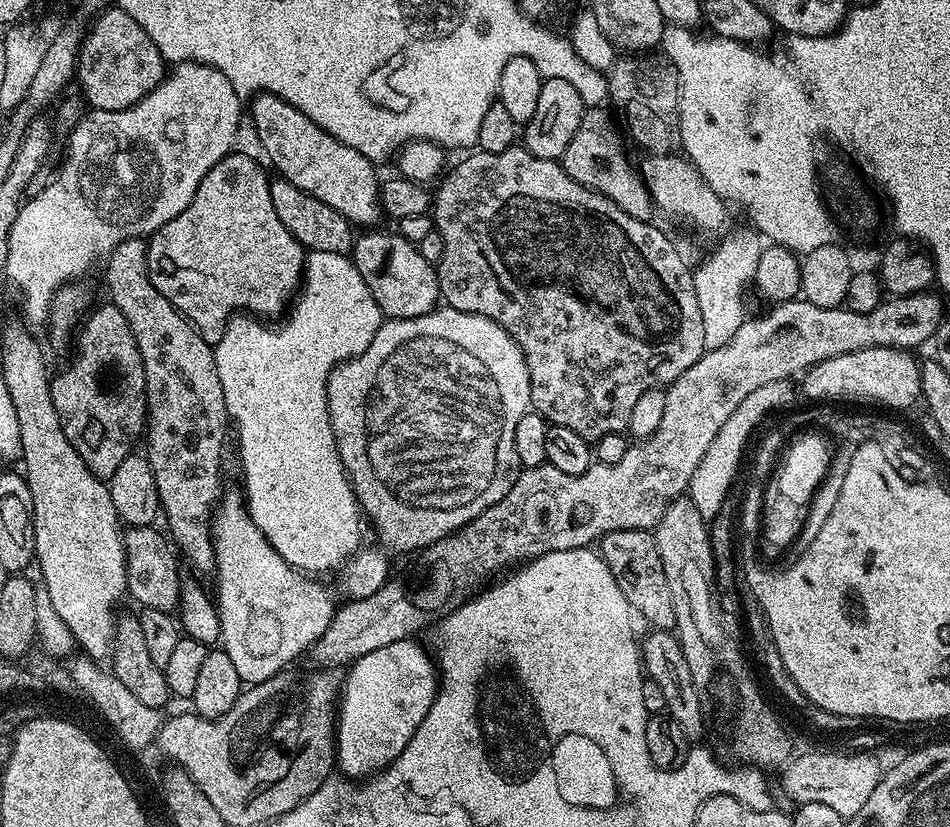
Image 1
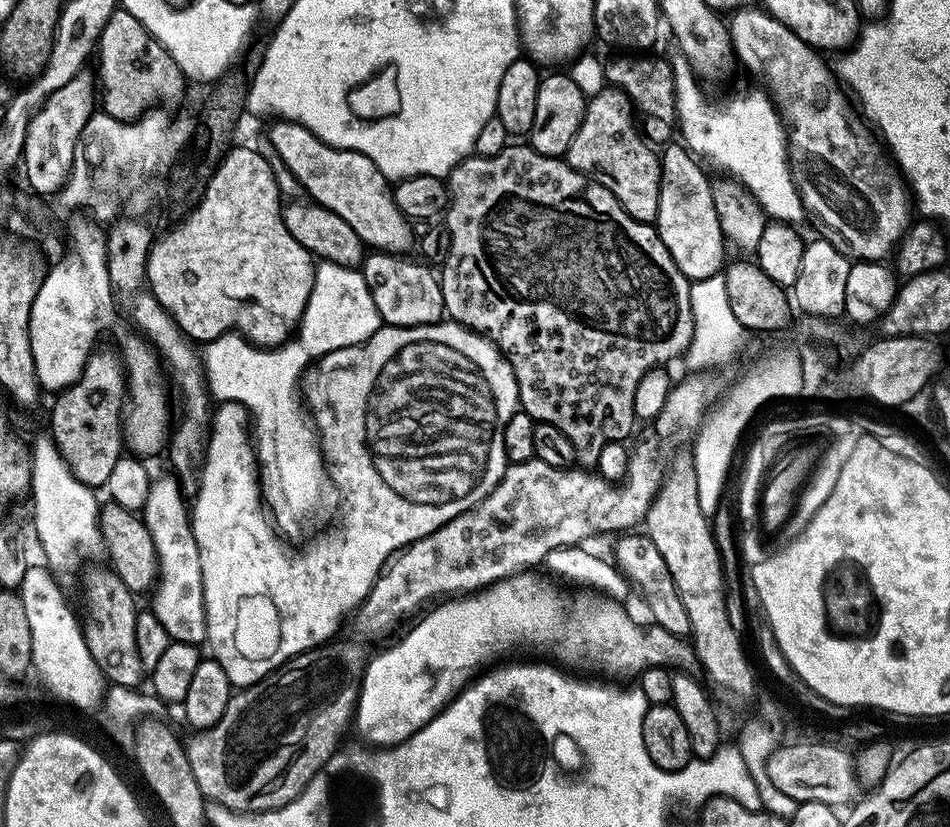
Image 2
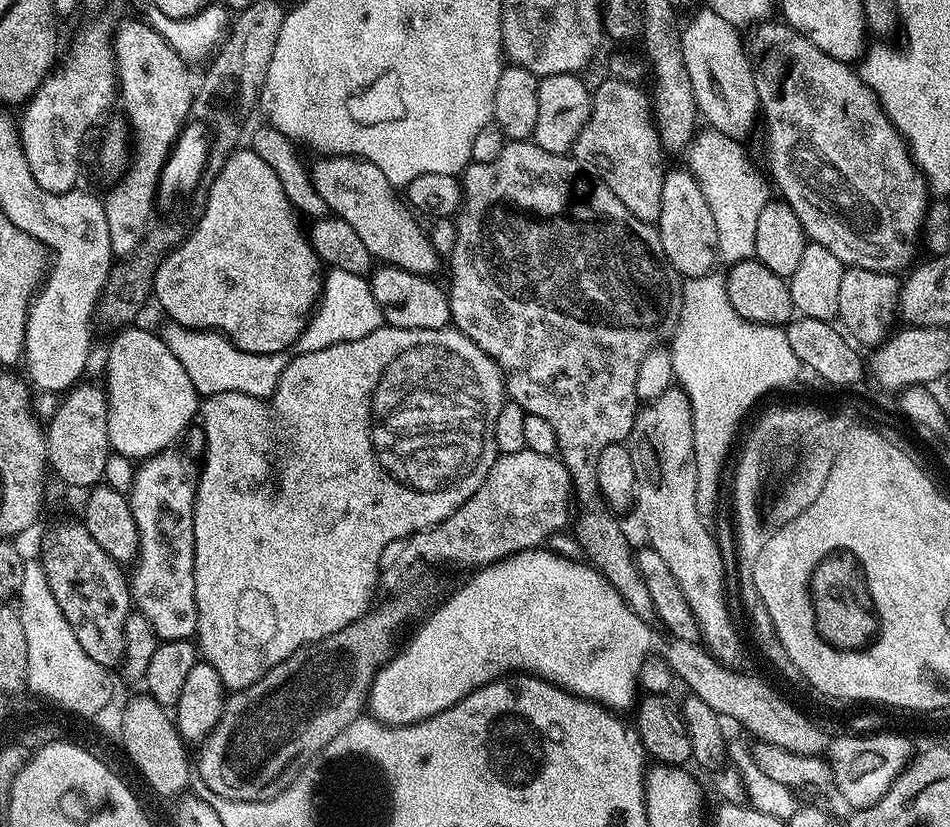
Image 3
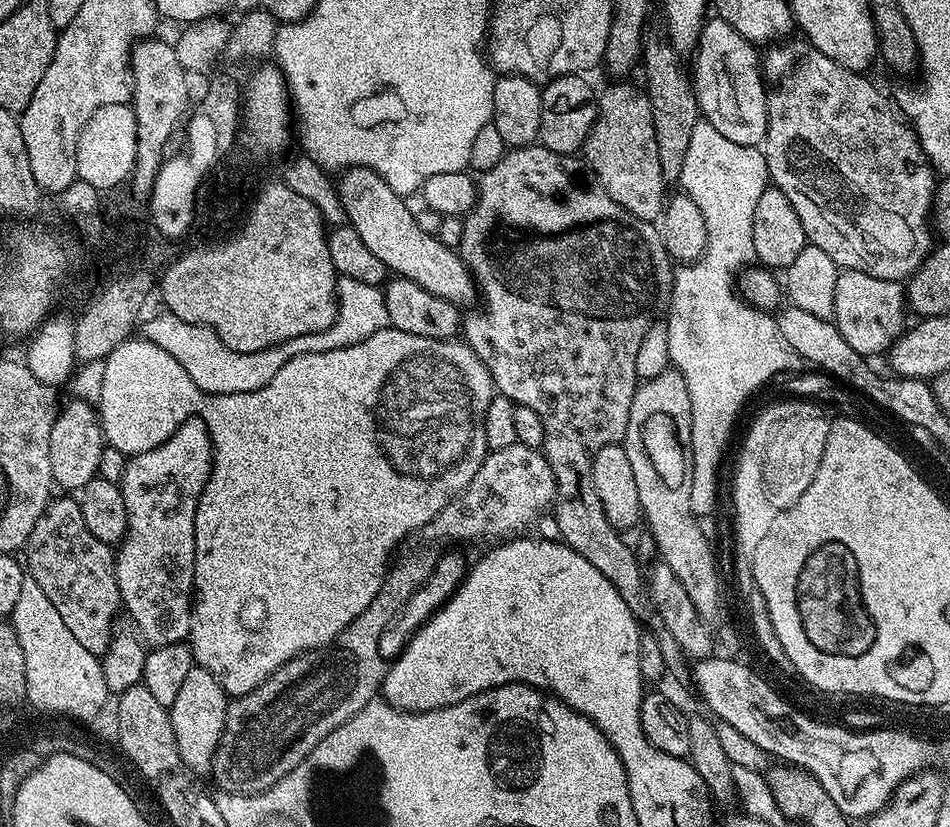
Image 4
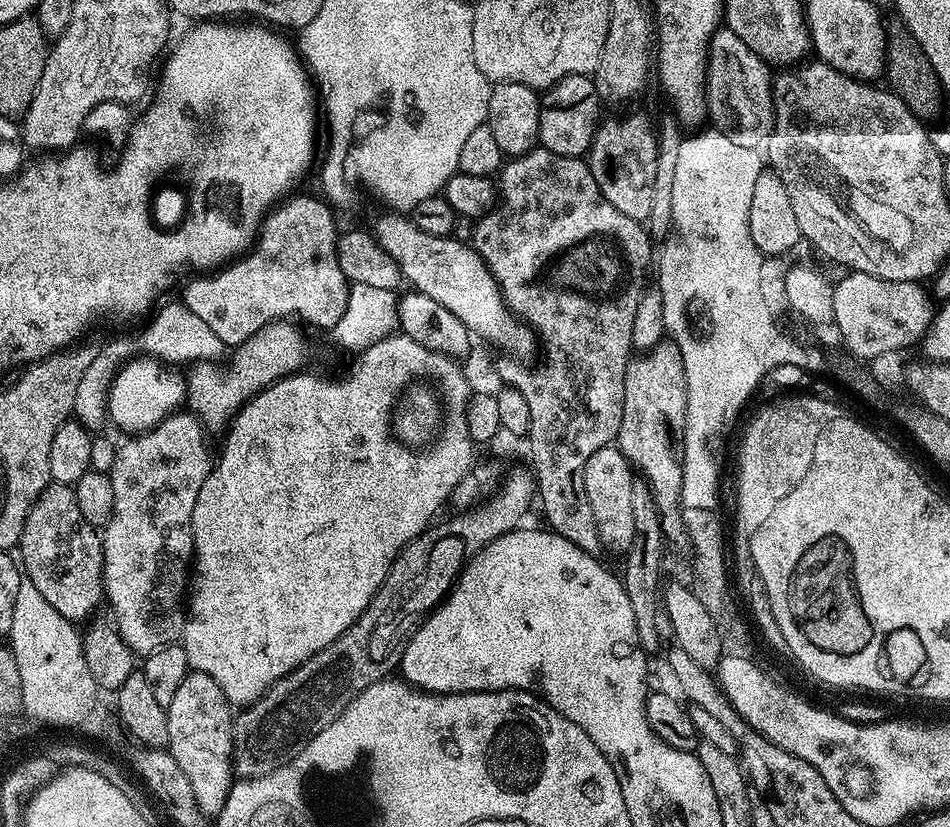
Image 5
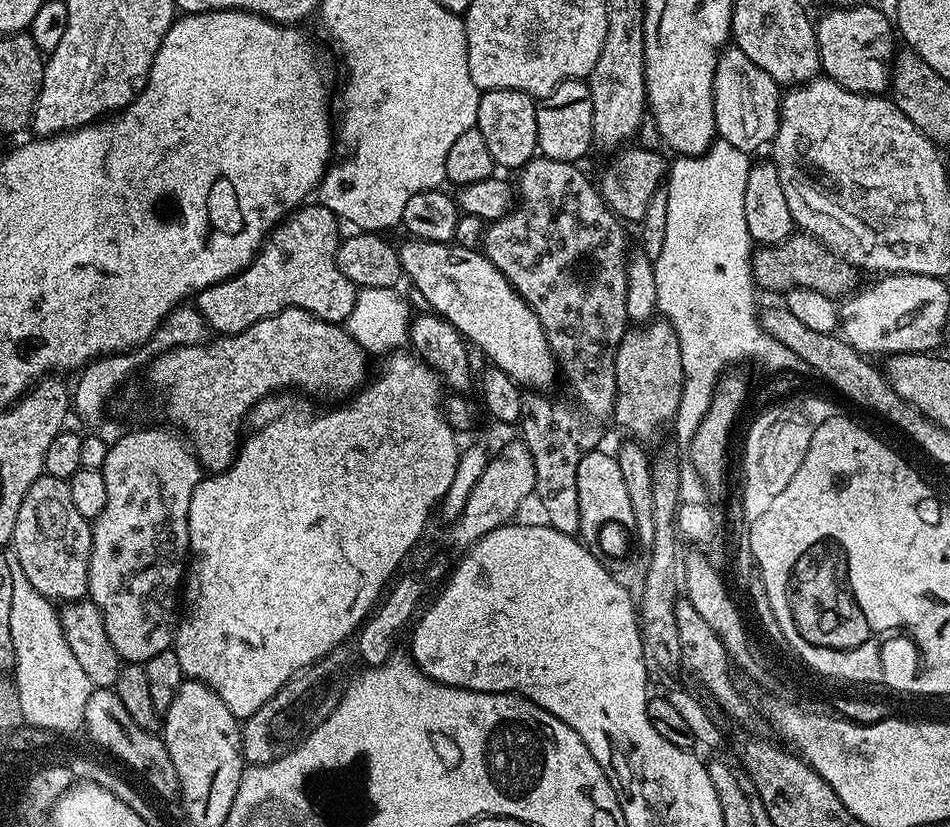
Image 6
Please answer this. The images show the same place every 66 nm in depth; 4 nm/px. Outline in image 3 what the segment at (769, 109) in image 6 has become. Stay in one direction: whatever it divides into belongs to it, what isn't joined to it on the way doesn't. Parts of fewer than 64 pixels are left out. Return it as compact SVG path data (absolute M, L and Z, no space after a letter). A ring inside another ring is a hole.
M701 7L681 29L682 54L690 76L697 111L713 131L742 138L760 114L754 64L739 29L708 7Z

